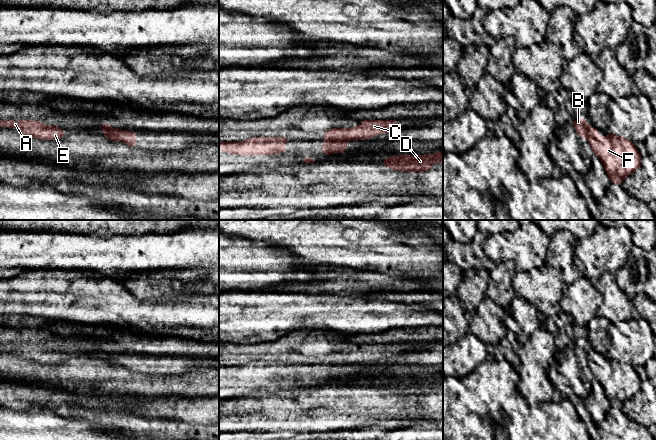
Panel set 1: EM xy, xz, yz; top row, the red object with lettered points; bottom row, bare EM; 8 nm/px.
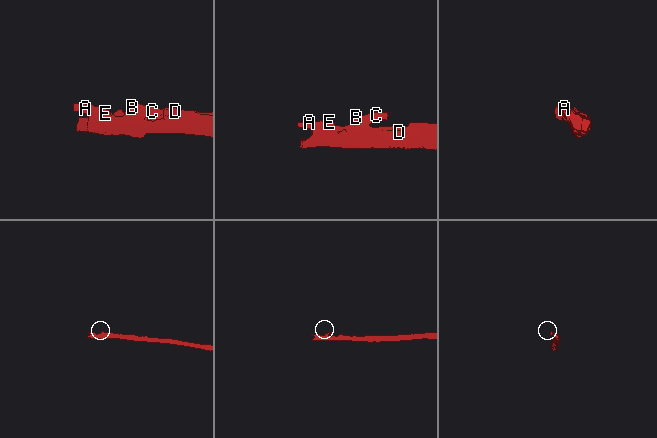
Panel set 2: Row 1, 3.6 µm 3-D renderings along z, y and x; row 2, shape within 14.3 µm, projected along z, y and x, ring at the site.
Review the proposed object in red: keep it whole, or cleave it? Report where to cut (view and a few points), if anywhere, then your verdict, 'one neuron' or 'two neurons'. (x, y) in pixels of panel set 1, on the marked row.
cut in xz along (346, 138), (326, 141); two neurons

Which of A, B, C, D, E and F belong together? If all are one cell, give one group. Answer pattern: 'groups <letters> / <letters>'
groups A D E F / B C

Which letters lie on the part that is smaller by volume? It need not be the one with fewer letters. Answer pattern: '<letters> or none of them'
B, C

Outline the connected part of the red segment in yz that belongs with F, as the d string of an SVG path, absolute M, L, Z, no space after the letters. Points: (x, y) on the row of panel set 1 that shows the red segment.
M594 126L587 128L586 138L602 161L611 183L621 184L627 175L641 167L641 155L632 141L611 132L601 141L598 130Z

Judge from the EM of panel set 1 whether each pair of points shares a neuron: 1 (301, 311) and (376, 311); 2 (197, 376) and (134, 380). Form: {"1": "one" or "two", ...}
{"1": "one", "2": "one"}

